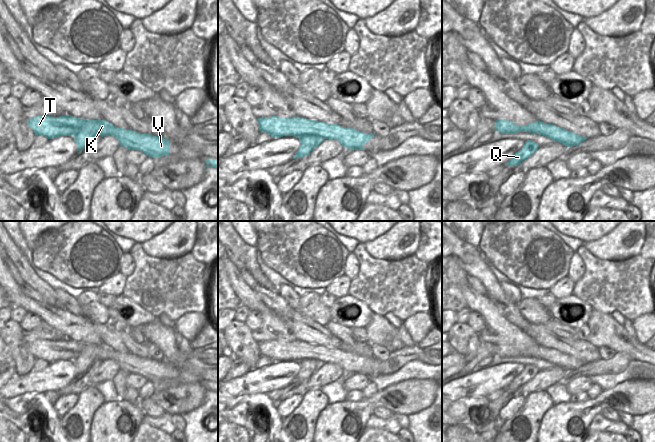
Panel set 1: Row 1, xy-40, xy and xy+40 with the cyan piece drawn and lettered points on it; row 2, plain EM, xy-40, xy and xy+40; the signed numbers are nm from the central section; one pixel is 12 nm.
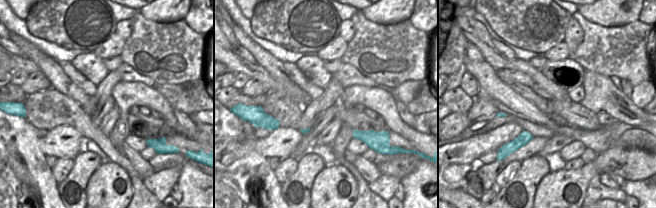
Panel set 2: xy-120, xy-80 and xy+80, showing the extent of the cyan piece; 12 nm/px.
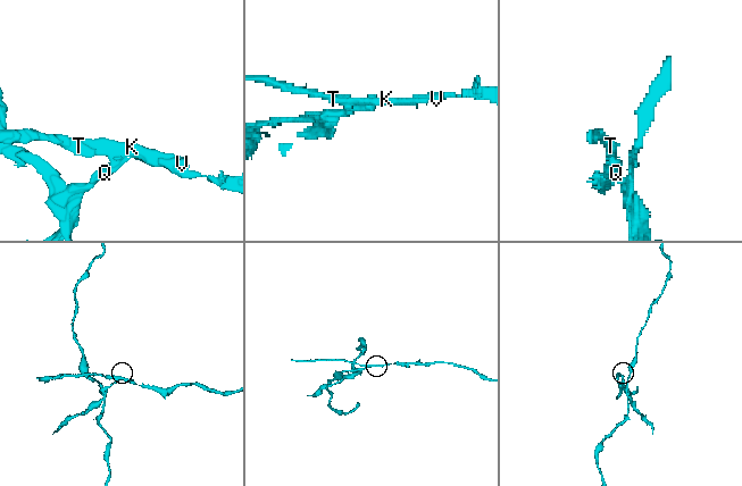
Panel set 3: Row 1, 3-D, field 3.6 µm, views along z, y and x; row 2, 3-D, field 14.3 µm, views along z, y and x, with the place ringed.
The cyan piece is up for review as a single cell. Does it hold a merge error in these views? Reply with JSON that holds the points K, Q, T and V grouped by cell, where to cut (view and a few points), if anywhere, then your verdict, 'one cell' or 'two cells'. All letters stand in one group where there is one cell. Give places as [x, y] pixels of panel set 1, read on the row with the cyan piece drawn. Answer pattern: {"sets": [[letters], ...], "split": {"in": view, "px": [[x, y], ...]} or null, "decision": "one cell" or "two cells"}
{"sets": [["K", "T", "V"], ["Q"]], "split": {"in": "xy", "px": [[321, 137], [301, 136], [299, 138]]}, "decision": "two cells"}

